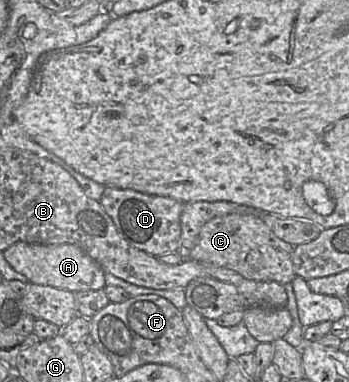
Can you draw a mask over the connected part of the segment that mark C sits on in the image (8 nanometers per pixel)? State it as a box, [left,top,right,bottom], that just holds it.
[188,213,296,285]

